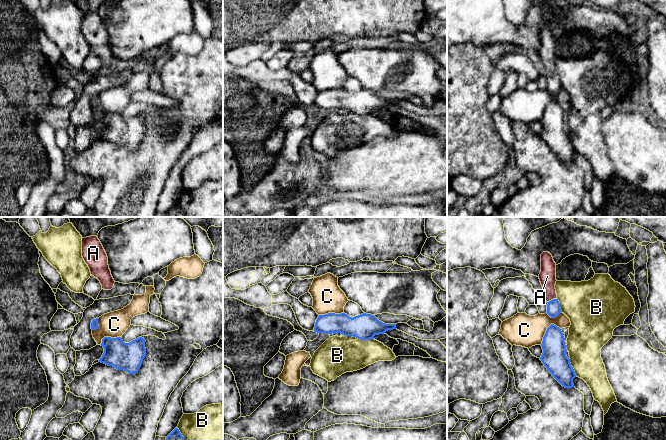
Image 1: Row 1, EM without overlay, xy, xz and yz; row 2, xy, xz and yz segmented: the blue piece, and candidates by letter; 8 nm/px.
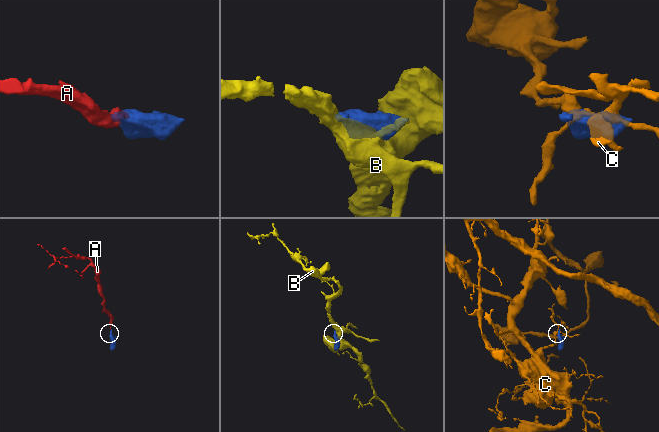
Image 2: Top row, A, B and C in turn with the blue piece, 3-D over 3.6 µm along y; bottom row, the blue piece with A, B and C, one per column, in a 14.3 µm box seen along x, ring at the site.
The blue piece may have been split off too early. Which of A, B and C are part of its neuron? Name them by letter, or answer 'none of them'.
A

